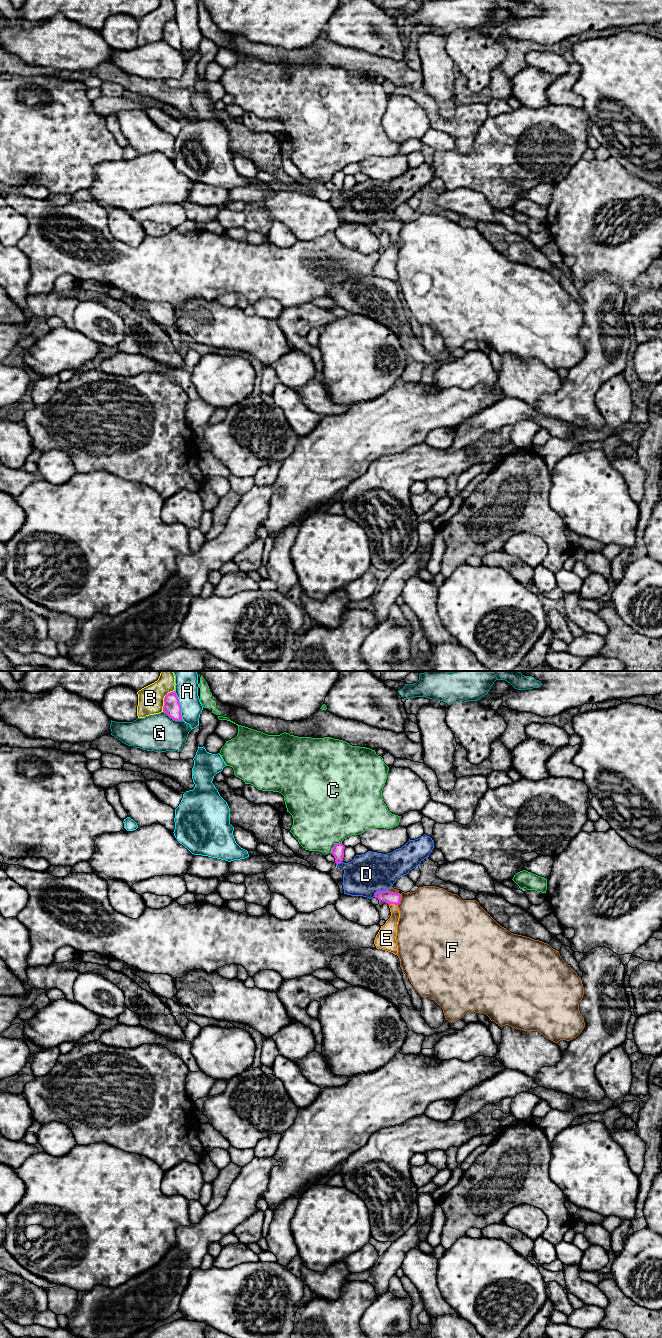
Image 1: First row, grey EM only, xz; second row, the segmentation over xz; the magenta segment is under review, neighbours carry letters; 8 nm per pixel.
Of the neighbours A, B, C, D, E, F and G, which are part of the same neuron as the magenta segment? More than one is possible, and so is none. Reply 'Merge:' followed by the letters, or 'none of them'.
Merge: E

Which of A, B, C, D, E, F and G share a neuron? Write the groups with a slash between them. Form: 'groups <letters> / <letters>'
groups A / B / C / D / E / F / G

